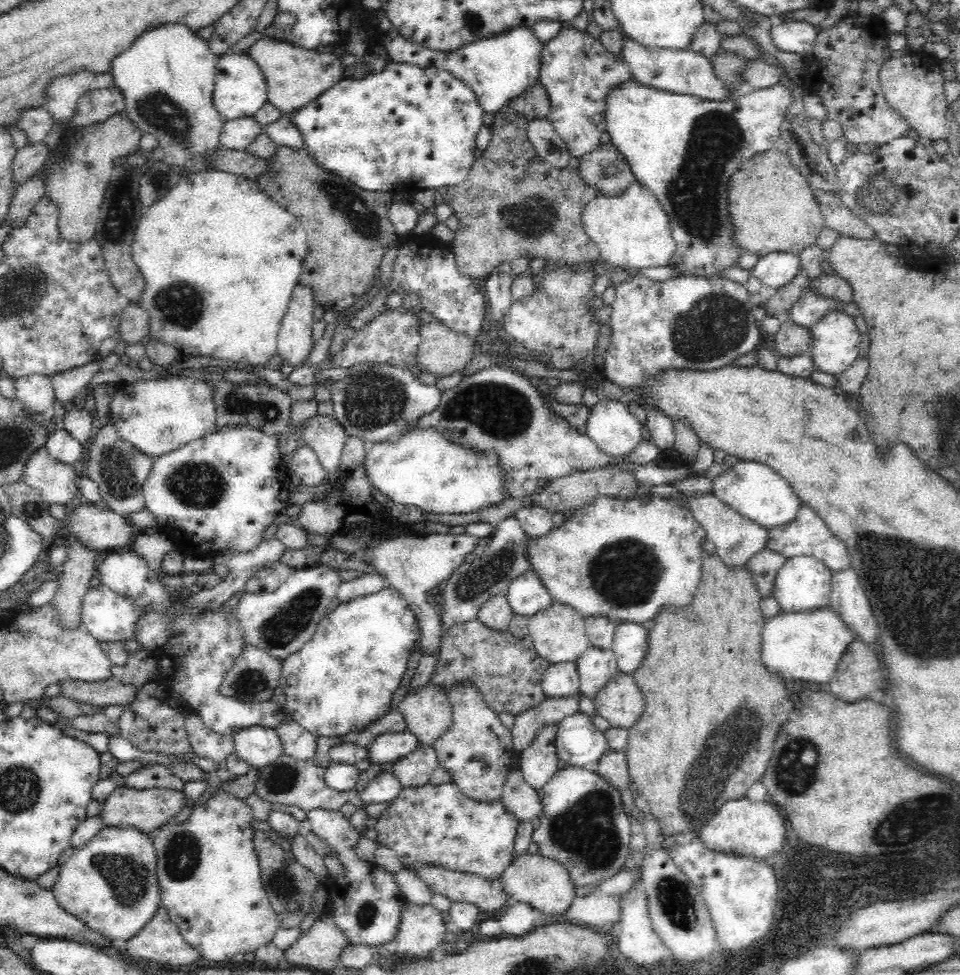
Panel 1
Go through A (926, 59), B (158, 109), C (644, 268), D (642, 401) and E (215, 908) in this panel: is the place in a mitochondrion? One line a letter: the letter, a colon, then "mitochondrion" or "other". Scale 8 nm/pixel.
A: other
B: mitochondrion
C: other
D: other
E: other

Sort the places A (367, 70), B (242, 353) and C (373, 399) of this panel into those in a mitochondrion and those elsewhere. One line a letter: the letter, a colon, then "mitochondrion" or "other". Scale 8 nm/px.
A: other
B: other
C: mitochondrion

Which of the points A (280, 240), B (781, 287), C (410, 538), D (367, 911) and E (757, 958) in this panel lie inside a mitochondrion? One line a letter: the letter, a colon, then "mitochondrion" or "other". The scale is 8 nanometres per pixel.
A: other
B: other
C: other
D: mitochondrion
E: other

